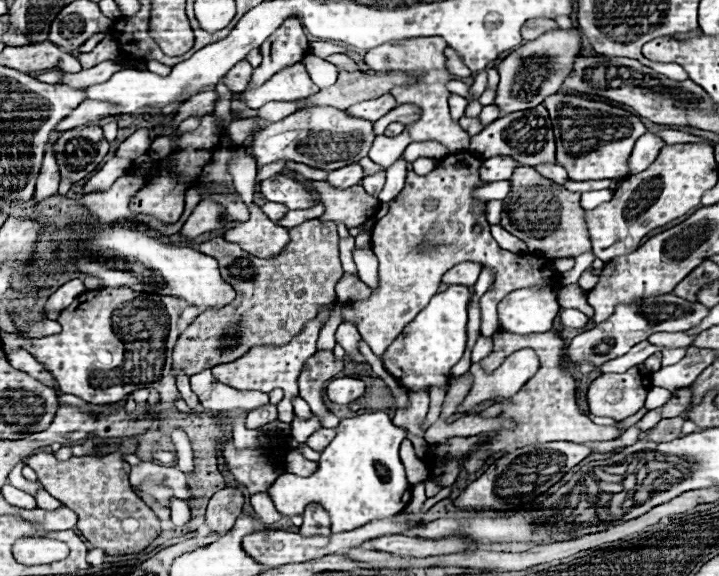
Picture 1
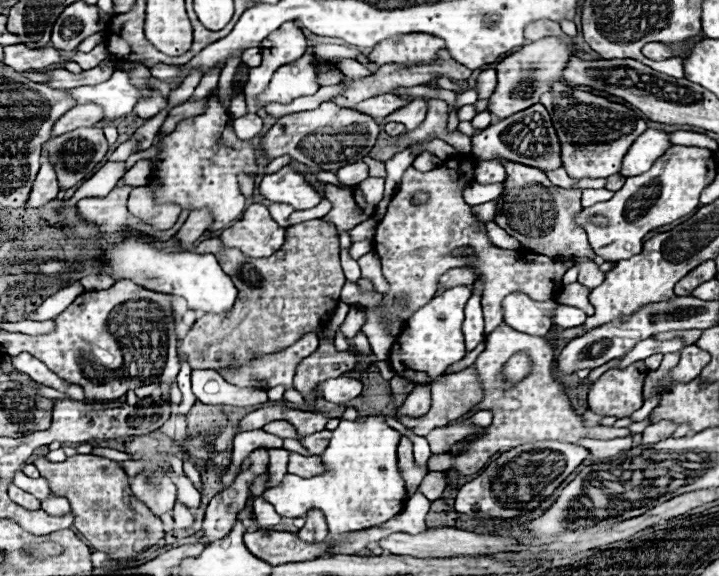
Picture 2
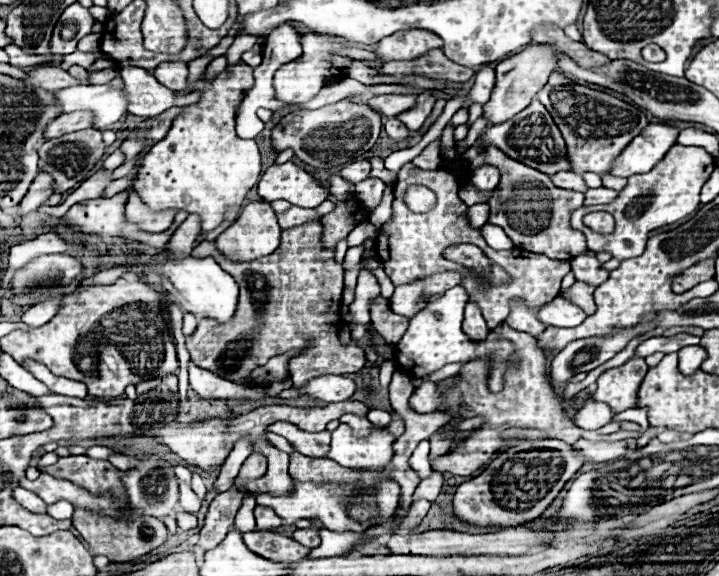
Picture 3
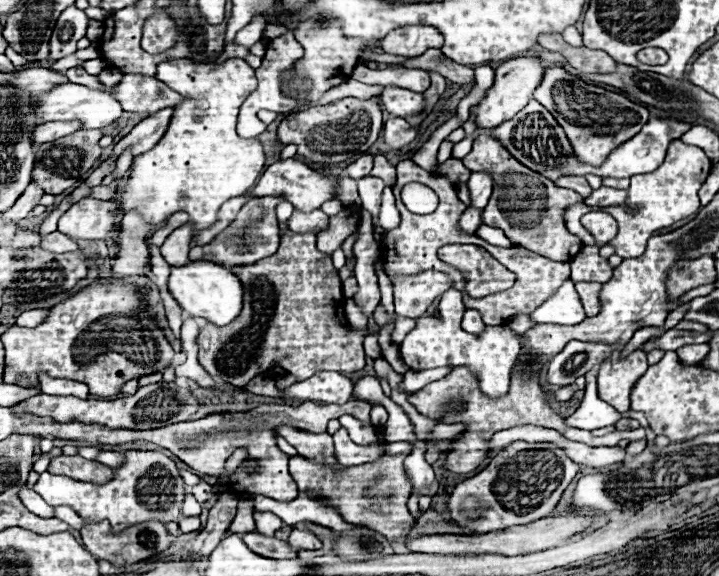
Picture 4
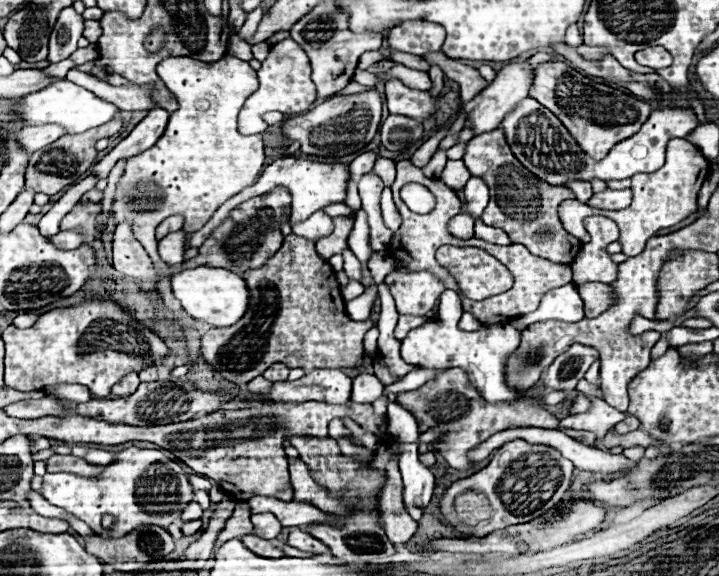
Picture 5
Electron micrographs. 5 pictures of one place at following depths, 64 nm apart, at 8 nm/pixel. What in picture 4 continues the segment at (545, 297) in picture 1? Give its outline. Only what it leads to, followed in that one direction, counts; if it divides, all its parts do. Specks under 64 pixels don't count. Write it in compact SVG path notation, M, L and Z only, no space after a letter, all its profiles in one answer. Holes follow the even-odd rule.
M516 314L516 316L512 316L506 324L508 324L514 332L518 332L518 334L524 334L528 328L534 326L534 322L530 320L528 314Z

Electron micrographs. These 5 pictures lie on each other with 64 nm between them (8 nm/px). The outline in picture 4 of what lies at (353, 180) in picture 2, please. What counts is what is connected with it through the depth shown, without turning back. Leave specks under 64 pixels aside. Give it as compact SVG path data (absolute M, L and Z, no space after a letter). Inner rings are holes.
M364 154L364 156L360 156L356 162L352 162L350 166L346 166L342 174L344 174L344 176L350 176L350 178L354 178L354 180L360 180L360 178L364 178L364 176L370 174L370 170L372 170L372 160L374 160L372 154Z

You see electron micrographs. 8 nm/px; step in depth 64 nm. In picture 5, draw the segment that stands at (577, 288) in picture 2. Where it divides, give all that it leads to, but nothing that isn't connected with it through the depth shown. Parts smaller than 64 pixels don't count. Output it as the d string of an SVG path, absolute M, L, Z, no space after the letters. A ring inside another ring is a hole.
M586 282L586 284L578 286L578 292L580 292L582 300L584 300L584 310L586 310L588 318L594 318L596 314L602 314L614 302L612 286L608 286L608 284Z

